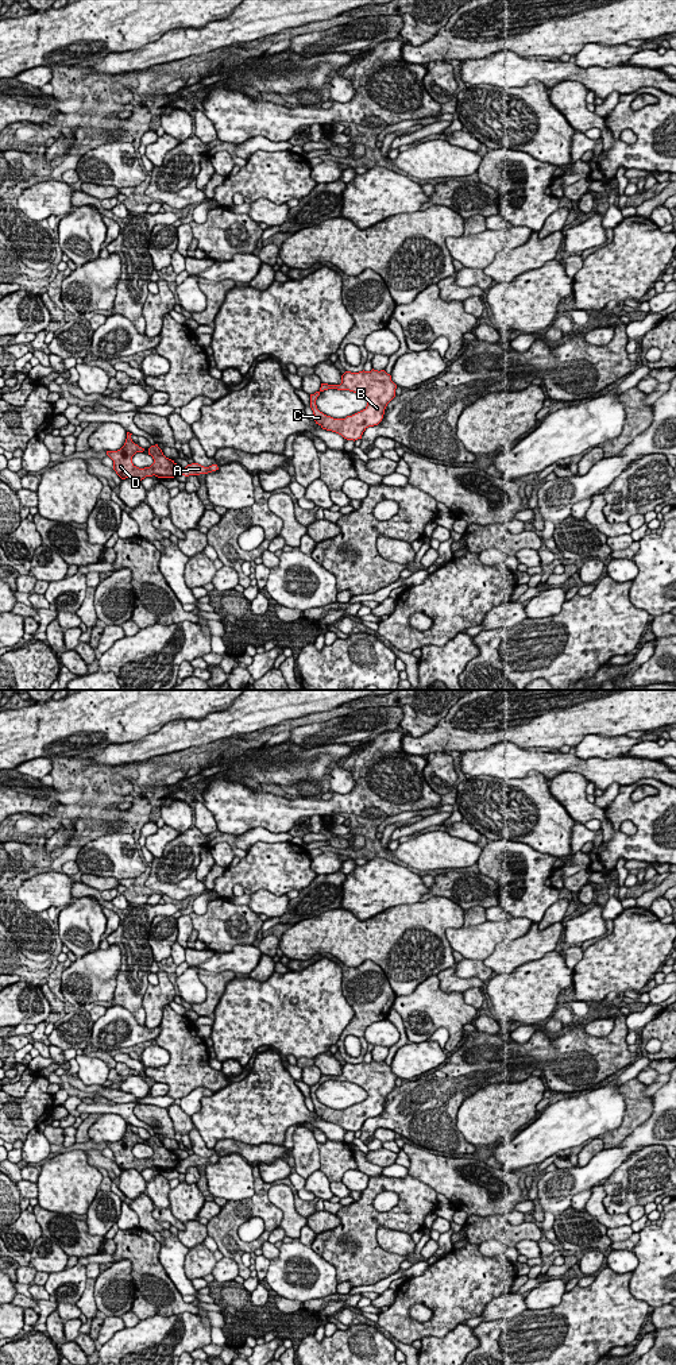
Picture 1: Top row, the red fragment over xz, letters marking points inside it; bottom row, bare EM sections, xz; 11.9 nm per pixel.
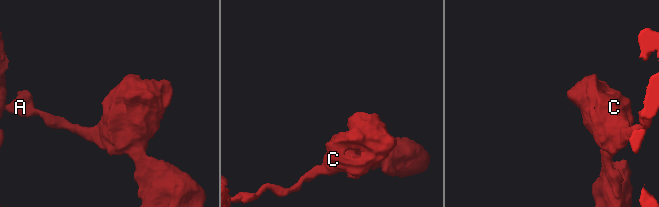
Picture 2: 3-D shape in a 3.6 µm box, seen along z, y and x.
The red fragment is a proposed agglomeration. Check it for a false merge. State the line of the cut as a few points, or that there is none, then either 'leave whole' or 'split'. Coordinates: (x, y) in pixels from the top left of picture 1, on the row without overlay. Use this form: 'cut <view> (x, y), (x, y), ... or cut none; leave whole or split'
cut xz (180, 1160), (177, 1164); split

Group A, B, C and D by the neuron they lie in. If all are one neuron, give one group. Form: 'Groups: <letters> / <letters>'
Groups: A B C / D

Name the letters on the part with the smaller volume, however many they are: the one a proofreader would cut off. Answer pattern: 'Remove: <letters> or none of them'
Remove: D

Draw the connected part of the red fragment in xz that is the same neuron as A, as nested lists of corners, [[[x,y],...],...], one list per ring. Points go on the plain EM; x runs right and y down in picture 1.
[[[192,1154],[192,1156],[188,1156],[185,1160],[179,1160],[178,1165],[189,1168],[189,1167],[208,1165],[216,1161],[219,1161],[217,1156],[204,1158],[198,1154]]]

